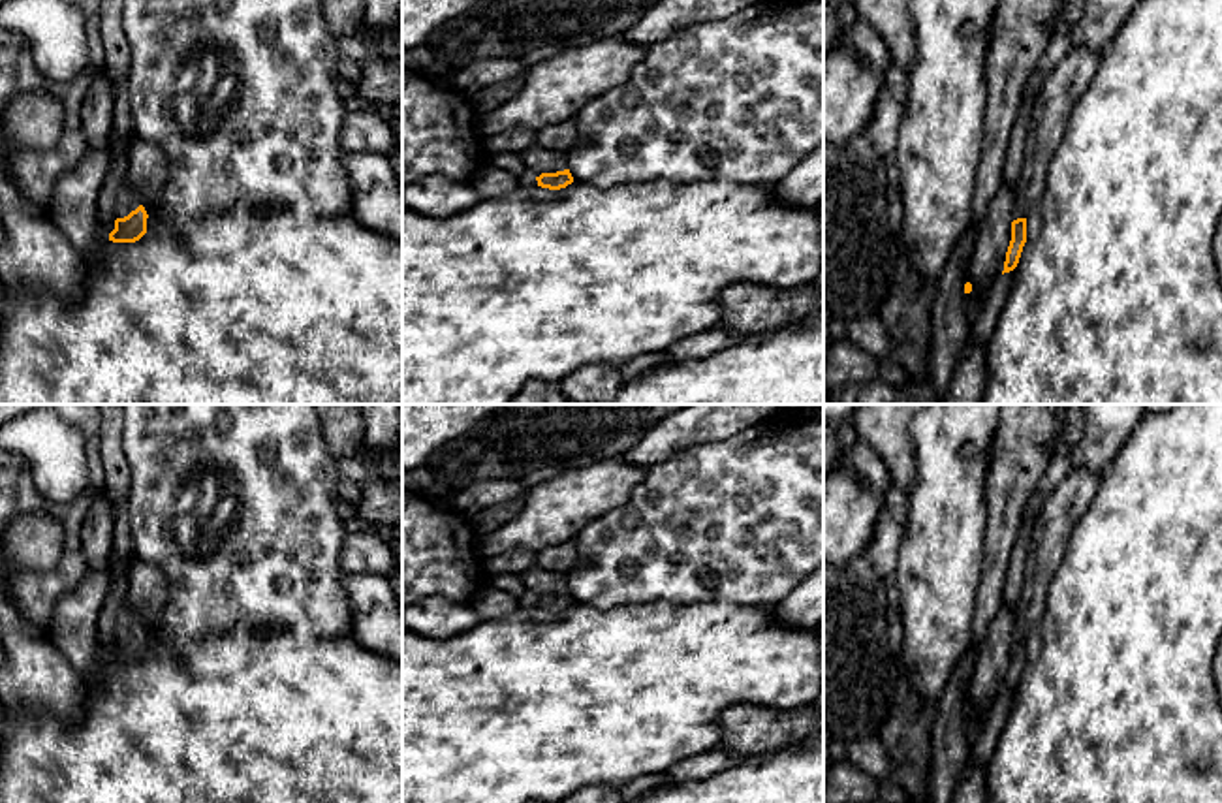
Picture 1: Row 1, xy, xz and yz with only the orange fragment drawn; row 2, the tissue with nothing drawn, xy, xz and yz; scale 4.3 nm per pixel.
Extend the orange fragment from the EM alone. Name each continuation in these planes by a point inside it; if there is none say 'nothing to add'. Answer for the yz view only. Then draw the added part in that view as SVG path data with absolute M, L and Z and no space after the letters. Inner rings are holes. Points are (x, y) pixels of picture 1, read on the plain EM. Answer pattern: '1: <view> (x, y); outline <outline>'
1: yz (1076, 491); outline M1072 468L1043 504L1026 553L1013 638L1028 639L1042 621L1049 585L1064 557L1066 542L1094 500L1100 478L1100 472Z

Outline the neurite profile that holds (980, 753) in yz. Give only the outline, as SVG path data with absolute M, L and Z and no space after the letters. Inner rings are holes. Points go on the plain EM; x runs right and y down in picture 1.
M1015 690L1000 696L993 705L993 709L989 711L978 741L970 747L968 762L972 765L989 764L1013 701L1015 701Z

